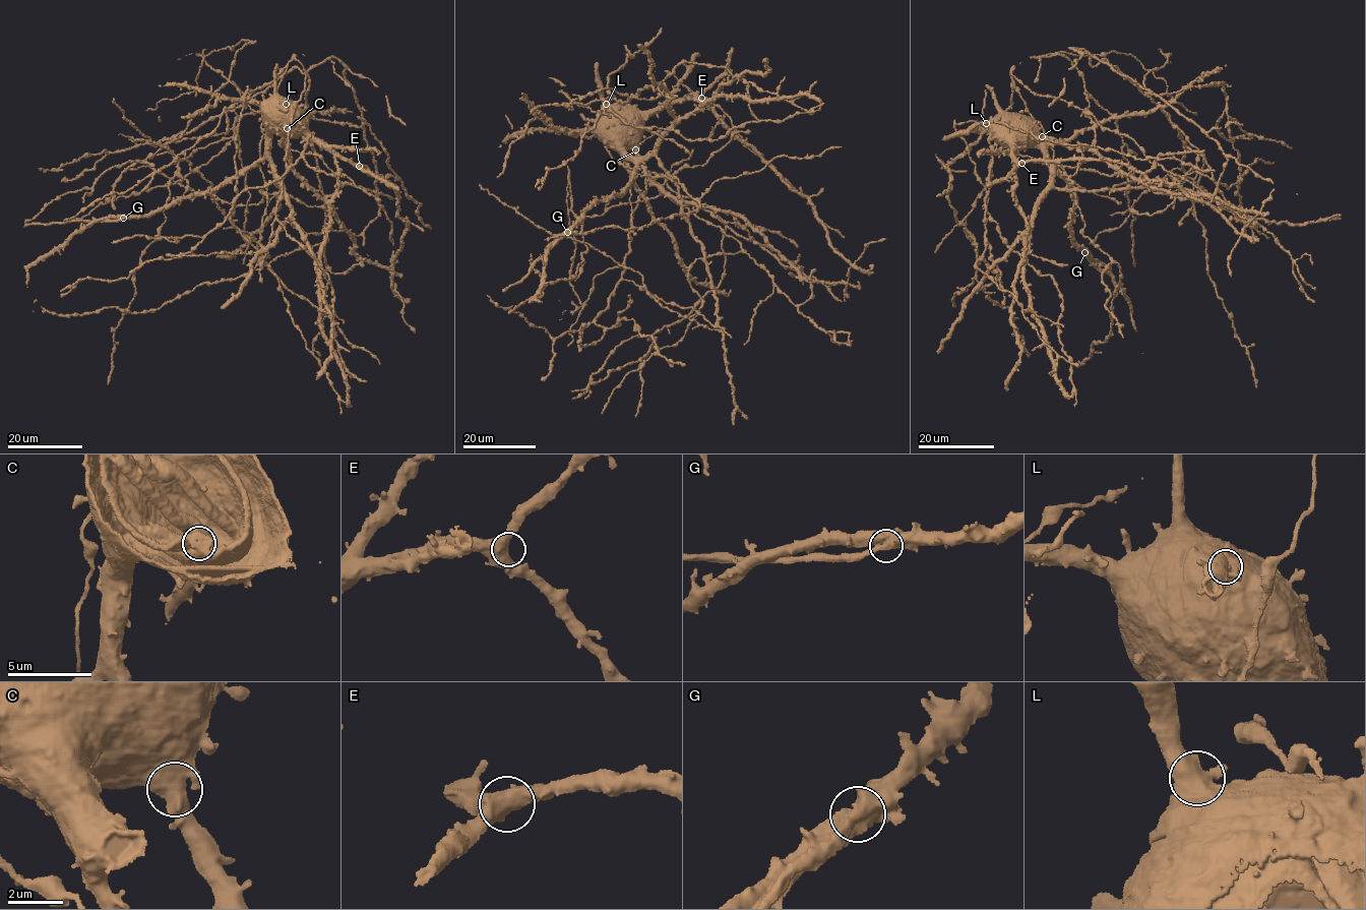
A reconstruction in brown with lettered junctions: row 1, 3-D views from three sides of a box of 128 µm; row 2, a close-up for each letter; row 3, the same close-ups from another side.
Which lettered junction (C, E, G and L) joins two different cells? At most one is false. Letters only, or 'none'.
G

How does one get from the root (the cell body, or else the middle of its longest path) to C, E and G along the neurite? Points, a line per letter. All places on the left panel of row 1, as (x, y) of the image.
C: (280, 114), (275, 126), (283, 133), (287, 128)
E: (280, 114), (275, 120), (287, 130), (308, 133), (359, 166)
G: (280, 114), (274, 129), (266, 133), (263, 157), (239, 174), (218, 187), (179, 197), (156, 211), (123, 219)

